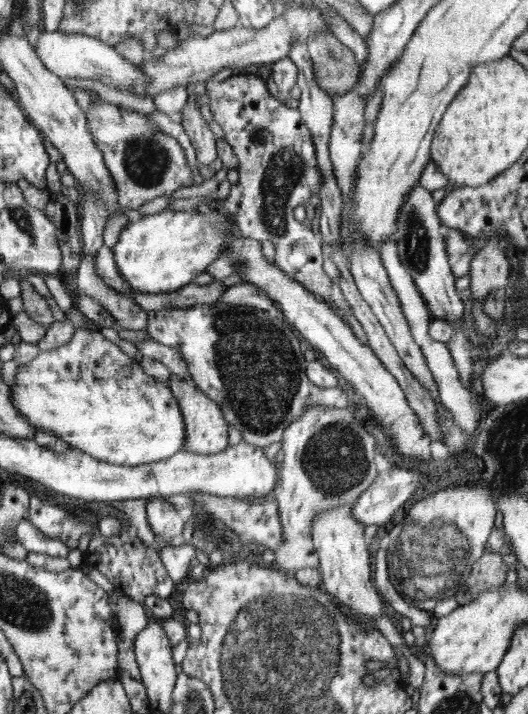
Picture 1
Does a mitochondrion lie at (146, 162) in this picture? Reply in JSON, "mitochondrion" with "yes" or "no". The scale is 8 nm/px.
{"mitochondrion":"yes"}

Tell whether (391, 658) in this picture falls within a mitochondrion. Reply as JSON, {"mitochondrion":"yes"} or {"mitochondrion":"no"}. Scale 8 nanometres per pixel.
{"mitochondrion":"no"}

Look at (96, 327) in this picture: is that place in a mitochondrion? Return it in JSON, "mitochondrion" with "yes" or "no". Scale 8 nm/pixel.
{"mitochondrion":"no"}

